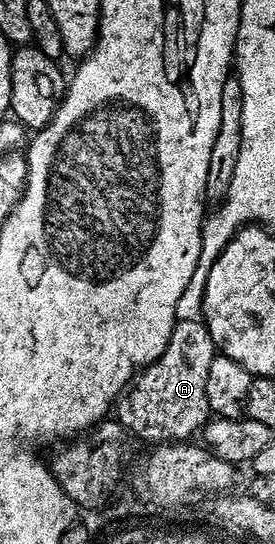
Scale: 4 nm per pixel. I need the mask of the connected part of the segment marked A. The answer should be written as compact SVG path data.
M198 319L196 321L178 321L171 331L171 339L167 343L167 347L163 351L163 355L159 355L159 359L155 359L152 361L152 363L150 363L150 365L147 365L144 369L140 370L140 372L134 376L131 384L128 386L127 392L120 398L120 400L118 400L115 406L116 420L120 421L126 432L136 438L136 440L138 437L138 439L141 441L153 441L149 443L152 443L154 446L164 445L166 443L188 442L190 438L192 438L189 436L191 436L193 432L196 434L198 430L200 430L202 426L204 426L205 423L210 420L211 417L209 412L209 404L207 403L207 370L211 368L211 359L214 357L214 355L215 350L213 347L213 340L207 331L204 320Z

